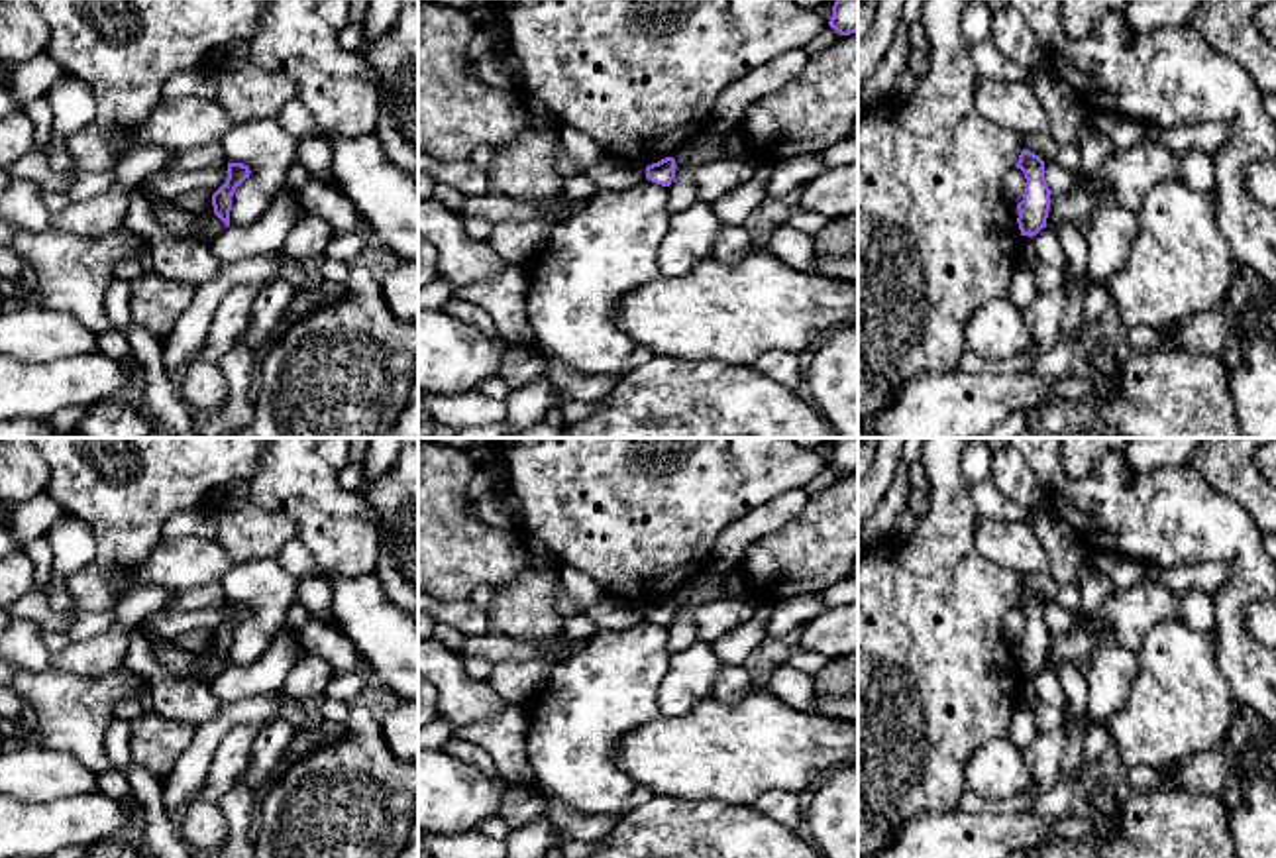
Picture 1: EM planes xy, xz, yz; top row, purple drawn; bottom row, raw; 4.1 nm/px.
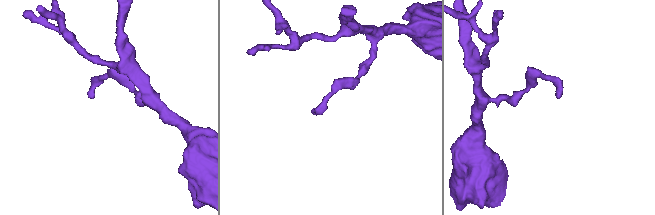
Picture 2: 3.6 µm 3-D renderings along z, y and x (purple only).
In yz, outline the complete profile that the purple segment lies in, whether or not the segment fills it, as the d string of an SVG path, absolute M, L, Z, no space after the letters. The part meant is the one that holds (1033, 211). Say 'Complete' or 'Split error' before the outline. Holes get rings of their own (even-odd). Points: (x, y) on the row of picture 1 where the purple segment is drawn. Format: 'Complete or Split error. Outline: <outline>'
Complete. Outline: M1023 149L1015 167L1021 169L1027 179L1023 200L1017 204L1017 224L1021 236L1033 238L1046 228L1052 190L1046 185L1044 161L1038 155Z

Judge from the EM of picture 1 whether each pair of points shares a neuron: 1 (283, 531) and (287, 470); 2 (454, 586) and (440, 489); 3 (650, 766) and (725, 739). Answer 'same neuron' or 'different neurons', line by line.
1: different neurons
2: same neuron
3: same neuron

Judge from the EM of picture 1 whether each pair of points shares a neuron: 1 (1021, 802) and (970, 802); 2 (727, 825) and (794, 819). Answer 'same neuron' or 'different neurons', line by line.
1: same neuron
2: different neurons

